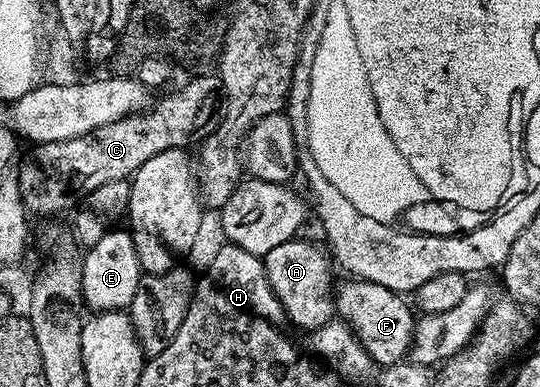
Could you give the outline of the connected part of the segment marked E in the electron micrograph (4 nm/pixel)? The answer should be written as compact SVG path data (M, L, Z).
M110 228L93 246L84 251L81 263L81 296L90 311L124 311L139 288L143 271L128 229Z

